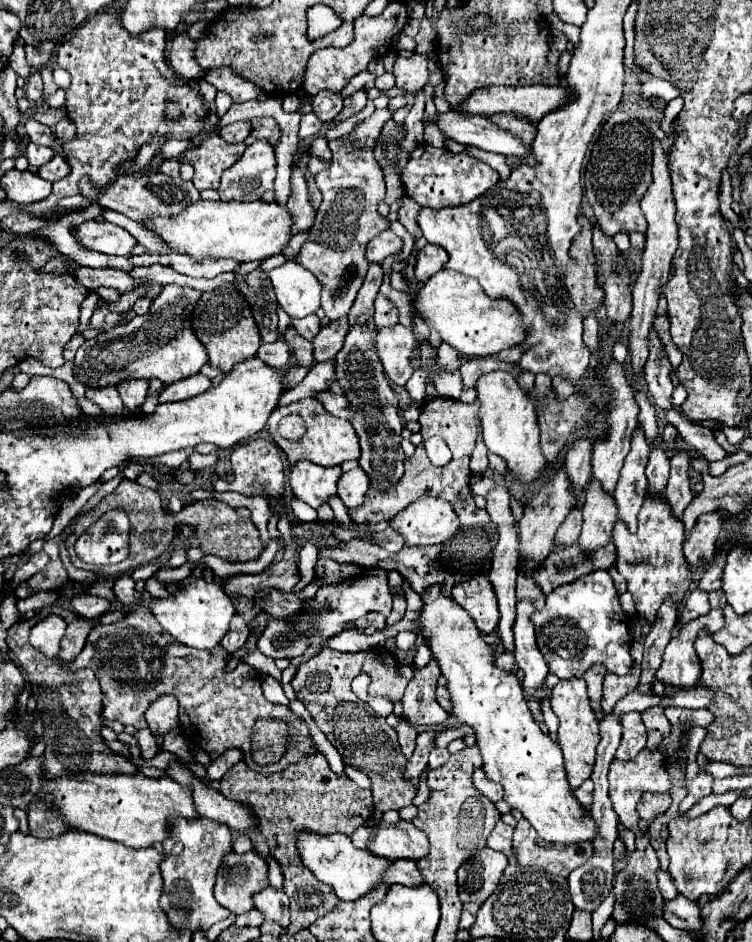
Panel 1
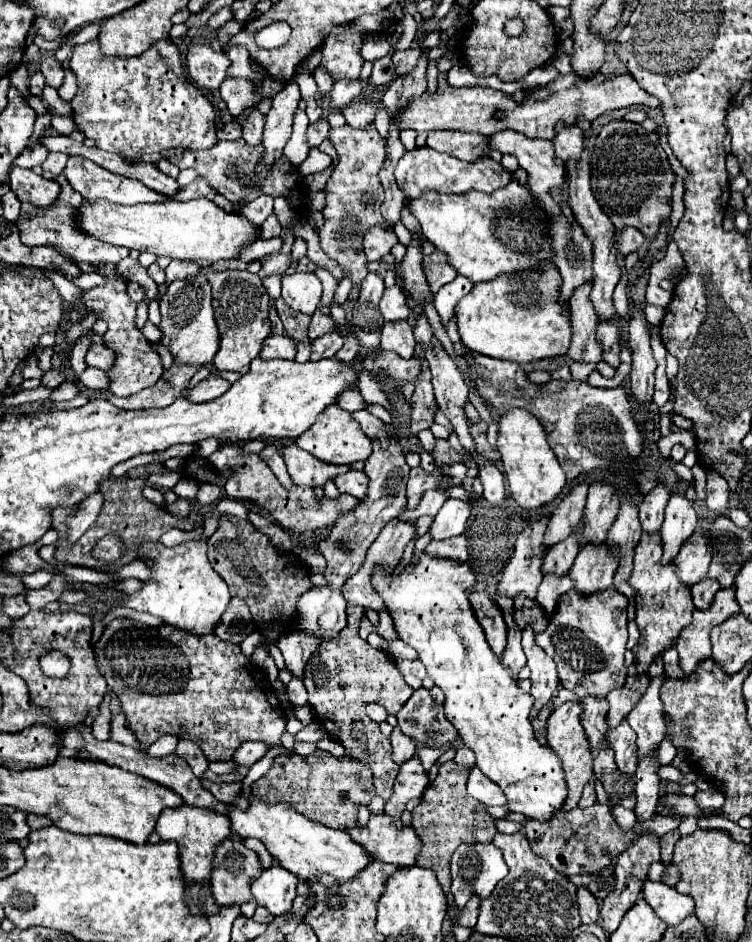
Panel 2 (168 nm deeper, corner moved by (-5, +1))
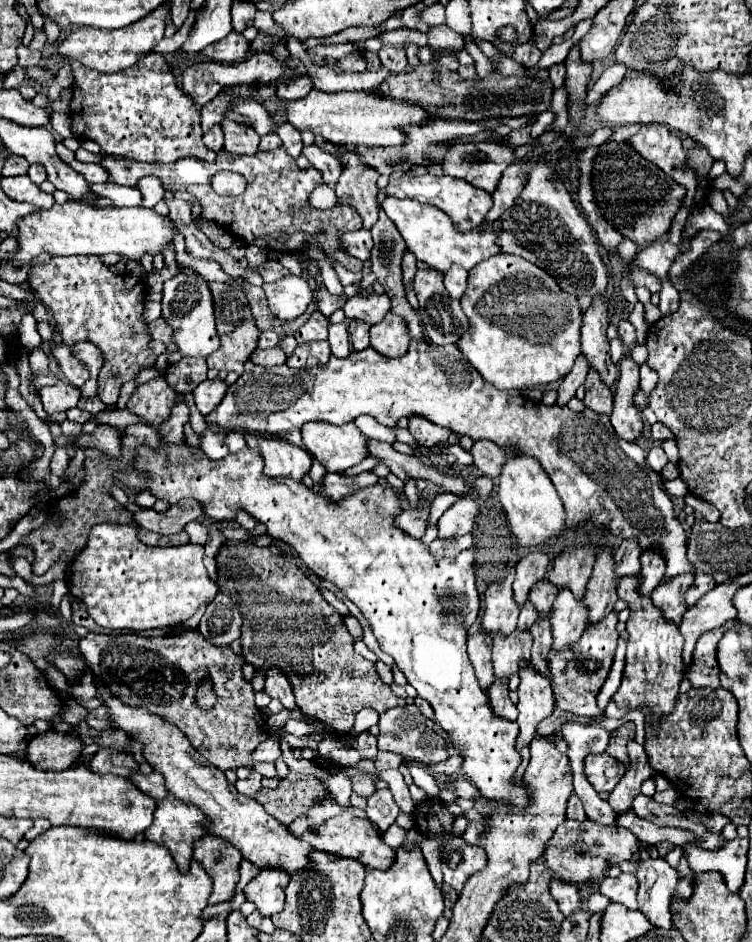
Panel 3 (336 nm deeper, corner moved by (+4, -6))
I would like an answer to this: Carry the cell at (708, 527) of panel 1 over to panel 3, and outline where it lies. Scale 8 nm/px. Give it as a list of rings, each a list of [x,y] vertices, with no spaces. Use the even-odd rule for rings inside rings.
[[[678,575],[678,577],[666,581],[664,585],[658,585],[652,591],[650,599],[662,611],[666,621],[680,625],[682,615],[688,609],[684,595],[686,595],[688,587],[692,585],[692,581],[694,581],[694,575]]]

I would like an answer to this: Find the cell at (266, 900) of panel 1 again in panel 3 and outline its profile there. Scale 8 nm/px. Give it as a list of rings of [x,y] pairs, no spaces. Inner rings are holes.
[[[262,869],[258,877],[244,887],[246,899],[256,903],[262,915],[272,917],[284,909],[284,889],[288,881],[290,875],[282,873],[282,869]]]

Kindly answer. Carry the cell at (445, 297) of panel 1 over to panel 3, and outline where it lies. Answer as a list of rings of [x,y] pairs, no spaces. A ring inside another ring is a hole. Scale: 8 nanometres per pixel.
[[[492,255],[468,273],[468,287],[460,299],[462,311],[470,321],[470,331],[458,341],[464,357],[478,373],[498,389],[534,389],[556,383],[570,373],[580,355],[582,309],[578,297],[564,293],[554,277],[534,263],[516,255]]]

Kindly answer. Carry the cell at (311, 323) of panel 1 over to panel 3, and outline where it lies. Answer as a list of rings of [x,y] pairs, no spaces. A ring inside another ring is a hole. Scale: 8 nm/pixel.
[[[314,311],[308,321],[294,333],[296,341],[298,343],[306,343],[306,341],[320,341],[320,339],[326,339],[328,337],[328,319],[320,313],[320,311]]]

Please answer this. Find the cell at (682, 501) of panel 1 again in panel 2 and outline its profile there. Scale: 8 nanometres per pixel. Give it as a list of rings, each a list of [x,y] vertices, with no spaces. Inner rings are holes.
[[[673,492],[665,510],[665,522],[661,526],[665,564],[679,554],[679,548],[695,532],[695,528],[697,528],[697,514],[693,504],[687,500],[685,494]]]

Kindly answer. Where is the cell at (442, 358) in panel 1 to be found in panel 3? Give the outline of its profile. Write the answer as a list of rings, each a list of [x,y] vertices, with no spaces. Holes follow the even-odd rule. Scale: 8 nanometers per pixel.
[[[418,269],[414,277],[414,291],[418,295],[418,315],[422,321],[424,335],[434,343],[434,345],[450,345],[456,343],[462,333],[468,329],[468,321],[464,319],[464,313],[460,309],[460,301],[454,301],[448,297],[444,283],[442,283],[442,273],[434,269]]]

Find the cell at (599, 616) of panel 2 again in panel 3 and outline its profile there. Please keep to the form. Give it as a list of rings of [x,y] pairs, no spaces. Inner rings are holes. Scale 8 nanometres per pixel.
[[[612,611],[598,625],[586,627],[580,641],[566,647],[566,651],[562,651],[562,653],[550,651],[548,663],[550,663],[550,671],[552,671],[552,689],[554,689],[554,699],[556,699],[558,709],[570,711],[574,715],[586,715],[586,717],[598,717],[602,713],[596,705],[596,695],[598,695],[600,687],[604,685],[612,659],[614,659],[616,641],[618,641],[616,623],[618,623],[618,615],[616,615],[616,611]]]

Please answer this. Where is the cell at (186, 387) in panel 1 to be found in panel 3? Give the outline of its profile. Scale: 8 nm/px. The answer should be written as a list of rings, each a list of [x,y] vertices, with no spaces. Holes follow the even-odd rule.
[[[206,379],[204,383],[200,383],[196,389],[194,389],[194,401],[196,401],[196,407],[200,409],[202,415],[208,415],[216,409],[216,405],[220,405],[222,397],[226,395],[226,389],[228,385],[222,381],[222,379]]]

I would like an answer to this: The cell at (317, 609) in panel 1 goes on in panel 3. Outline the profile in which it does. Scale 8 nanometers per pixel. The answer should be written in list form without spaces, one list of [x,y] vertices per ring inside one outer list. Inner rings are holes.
[[[422,503],[420,507],[412,507],[412,509],[402,511],[400,517],[396,519],[396,525],[400,529],[404,529],[410,537],[420,539],[428,527],[428,515],[430,515],[430,509],[426,503]]]

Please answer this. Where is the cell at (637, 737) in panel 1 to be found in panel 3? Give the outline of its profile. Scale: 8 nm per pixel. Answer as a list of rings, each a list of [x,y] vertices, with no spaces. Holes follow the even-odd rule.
[[[608,753],[588,755],[584,759],[584,775],[598,793],[612,791],[622,779],[622,773],[626,773],[626,769],[616,763],[616,759],[612,759]]]

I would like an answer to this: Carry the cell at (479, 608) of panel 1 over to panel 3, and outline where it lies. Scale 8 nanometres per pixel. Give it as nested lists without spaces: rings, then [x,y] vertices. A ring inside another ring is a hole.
[[[482,631],[474,633],[468,637],[468,657],[474,665],[476,677],[484,689],[484,693],[488,693],[490,685],[494,683],[494,671],[492,671],[492,637],[484,635]]]

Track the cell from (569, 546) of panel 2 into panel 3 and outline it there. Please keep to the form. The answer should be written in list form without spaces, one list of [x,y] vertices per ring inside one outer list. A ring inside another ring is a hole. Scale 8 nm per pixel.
[[[540,581],[538,585],[534,585],[530,589],[530,603],[534,605],[534,609],[540,615],[548,615],[554,603],[554,597],[558,595],[558,589],[554,585],[550,585],[548,581]]]

